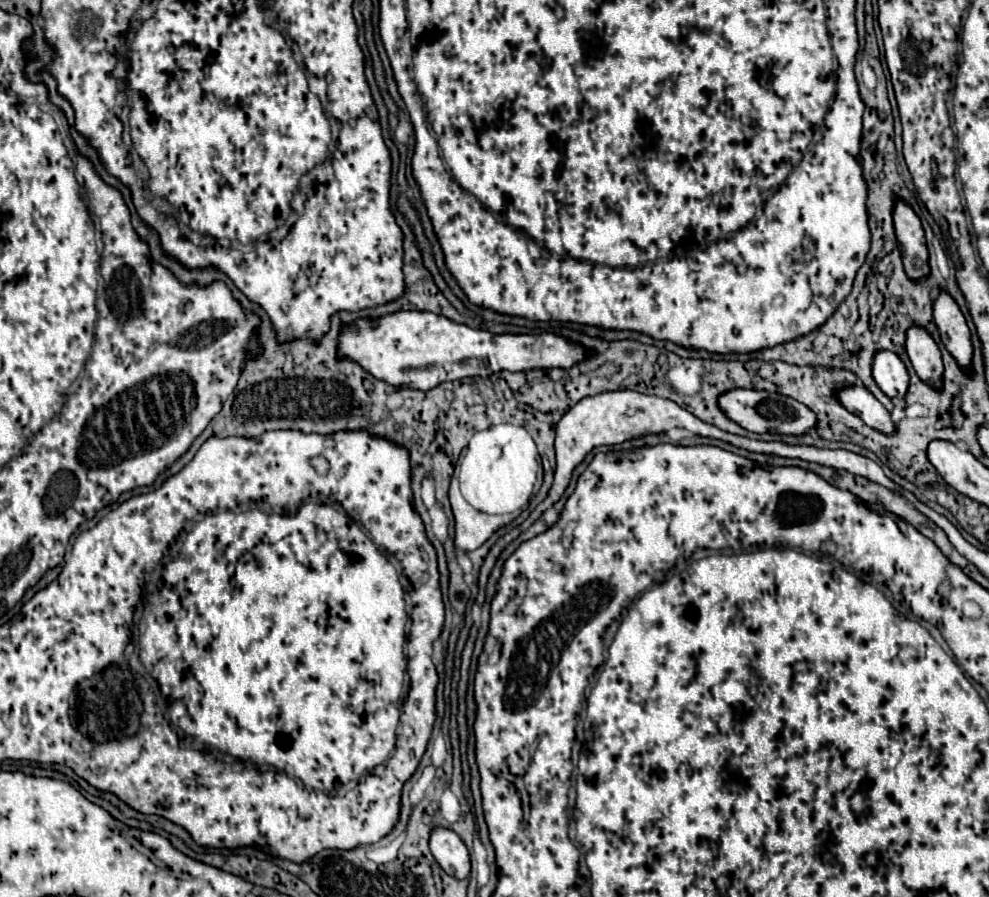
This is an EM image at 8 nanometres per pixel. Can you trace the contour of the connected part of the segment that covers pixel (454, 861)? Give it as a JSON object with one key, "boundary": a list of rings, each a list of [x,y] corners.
{"boundary":[[[448,827],[430,831],[430,851],[438,865],[456,879],[466,879],[470,873],[470,855],[462,839]]]}

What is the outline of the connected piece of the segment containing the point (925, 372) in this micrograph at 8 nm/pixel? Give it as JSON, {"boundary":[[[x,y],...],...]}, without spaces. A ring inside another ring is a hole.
{"boundary":[[[920,325],[908,327],[906,353],[920,379],[928,381],[930,385],[940,385],[940,377],[944,371],[940,349],[924,327],[920,327]]]}

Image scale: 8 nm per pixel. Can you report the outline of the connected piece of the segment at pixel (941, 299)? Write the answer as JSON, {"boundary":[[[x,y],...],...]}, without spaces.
{"boundary":[[[940,289],[938,297],[934,299],[934,323],[940,331],[944,347],[956,357],[956,361],[960,361],[960,365],[968,365],[972,359],[970,329],[956,301],[948,295],[946,289]]]}

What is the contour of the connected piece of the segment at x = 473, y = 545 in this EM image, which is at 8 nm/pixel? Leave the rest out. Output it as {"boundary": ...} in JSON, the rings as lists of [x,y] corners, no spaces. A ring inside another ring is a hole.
{"boundary":[[[458,465],[452,475],[448,499],[454,513],[454,545],[462,551],[478,549],[496,529],[514,519],[514,515],[488,515],[474,509],[458,489]]]}

